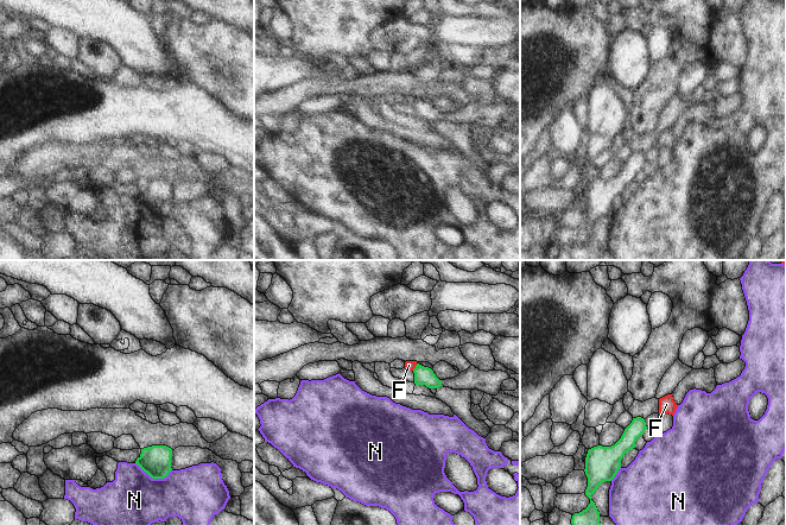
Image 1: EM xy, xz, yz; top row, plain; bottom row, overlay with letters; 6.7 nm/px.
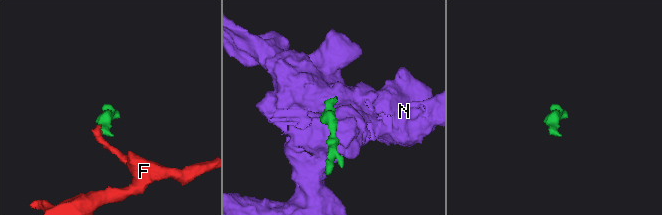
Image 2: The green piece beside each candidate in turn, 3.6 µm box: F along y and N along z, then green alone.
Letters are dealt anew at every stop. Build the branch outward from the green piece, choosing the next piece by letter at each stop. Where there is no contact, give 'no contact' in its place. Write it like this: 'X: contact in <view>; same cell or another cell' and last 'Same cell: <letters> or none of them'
F: contact in xz; another cell
N: contact in xy; another cell
Same cell: none of them

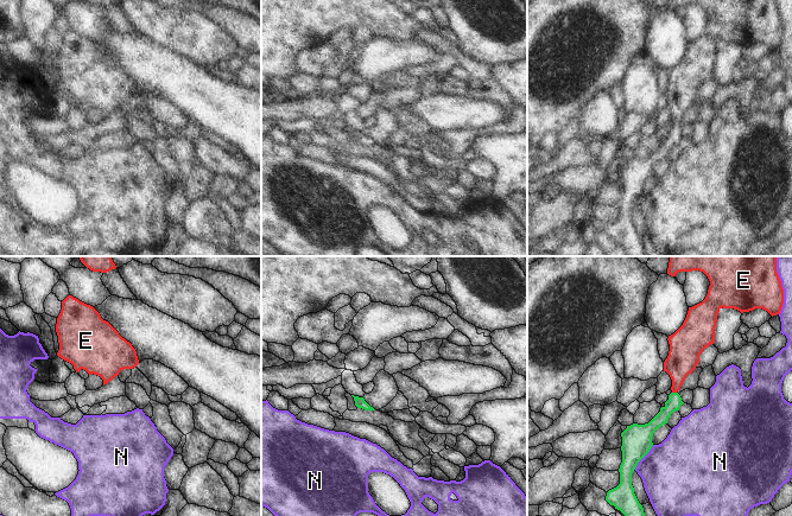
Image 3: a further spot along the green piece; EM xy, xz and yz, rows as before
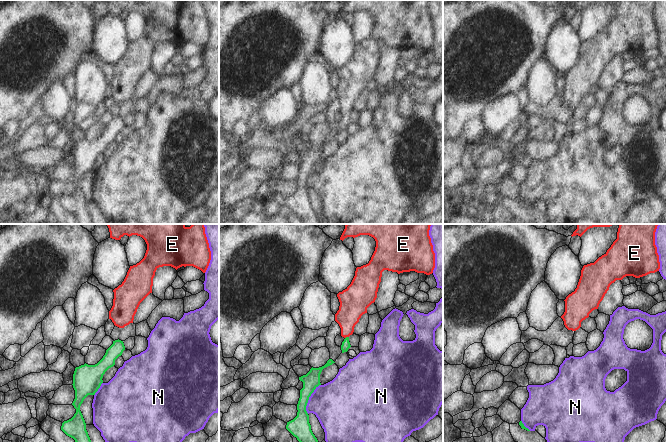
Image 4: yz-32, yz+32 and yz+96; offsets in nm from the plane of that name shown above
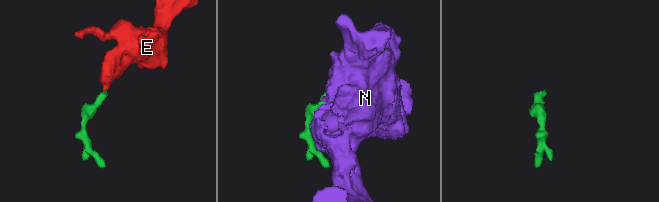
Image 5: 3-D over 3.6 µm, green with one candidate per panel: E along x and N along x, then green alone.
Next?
E: contact in yz; same cell
N: contact in yz; another cell
Same cell: E

